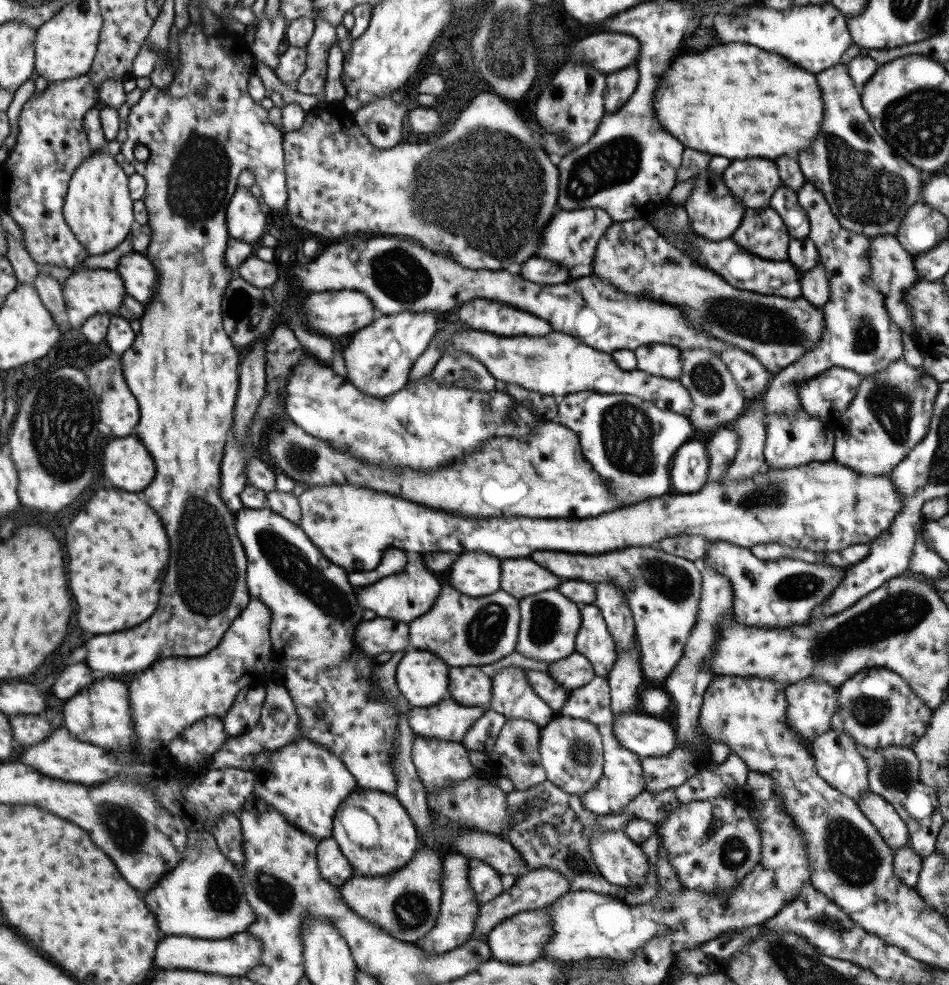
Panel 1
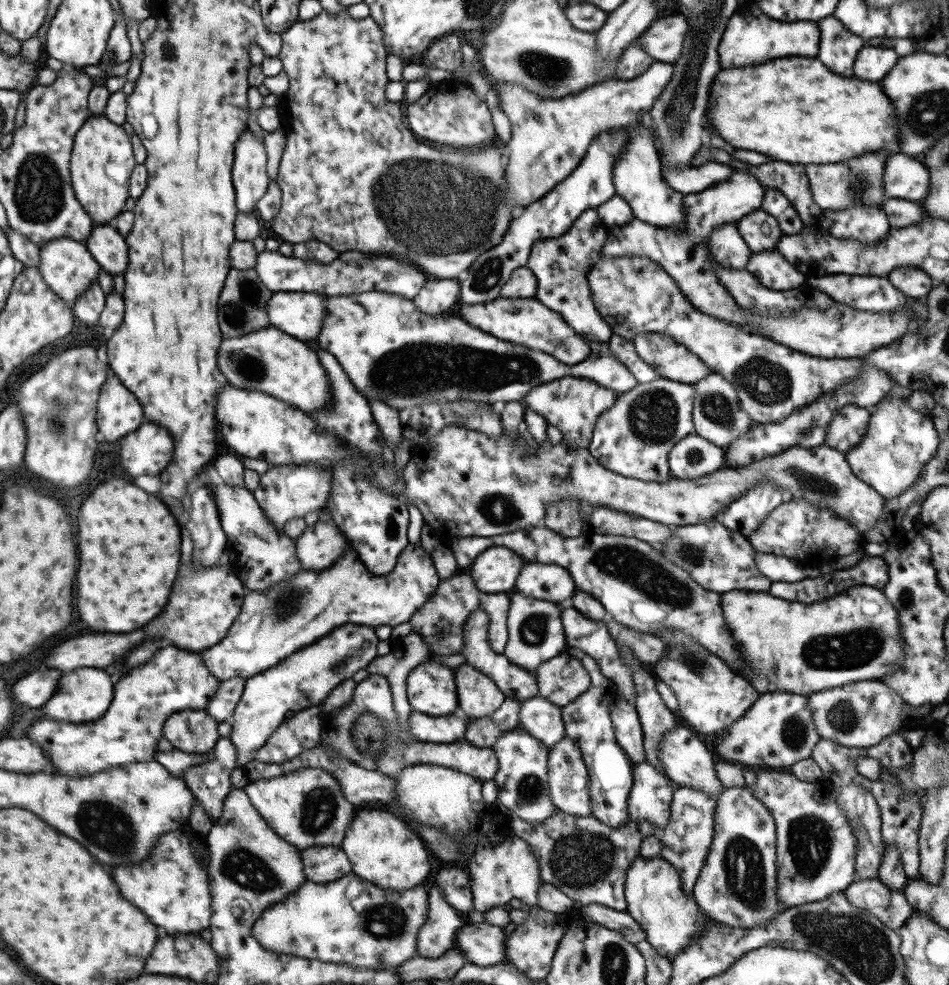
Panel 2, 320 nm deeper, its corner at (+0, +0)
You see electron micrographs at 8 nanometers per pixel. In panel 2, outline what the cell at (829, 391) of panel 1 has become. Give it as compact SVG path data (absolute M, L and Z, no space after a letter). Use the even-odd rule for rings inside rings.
M855 404L841 405L825 430L823 445L843 454L851 451L865 435L869 417L869 412L863 407Z

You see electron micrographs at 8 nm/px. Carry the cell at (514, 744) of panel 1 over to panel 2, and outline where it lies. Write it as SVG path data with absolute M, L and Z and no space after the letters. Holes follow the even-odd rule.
M523 728L503 732L491 748L498 762L492 778L497 787L497 800L512 816L528 824L543 822L555 809L548 793L548 748Z

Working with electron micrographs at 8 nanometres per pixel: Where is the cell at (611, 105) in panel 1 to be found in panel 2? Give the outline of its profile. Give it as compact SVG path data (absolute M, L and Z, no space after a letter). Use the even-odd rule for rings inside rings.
M640 38L633 39L620 54L614 78L617 80L629 80L639 76L652 62L654 58L649 56L640 45Z

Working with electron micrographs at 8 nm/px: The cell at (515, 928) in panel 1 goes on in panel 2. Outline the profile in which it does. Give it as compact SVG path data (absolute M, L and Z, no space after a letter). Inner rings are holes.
M484 921L461 926L455 936L455 946L465 955L469 963L477 966L496 965L505 957L505 935L507 929L491 926Z

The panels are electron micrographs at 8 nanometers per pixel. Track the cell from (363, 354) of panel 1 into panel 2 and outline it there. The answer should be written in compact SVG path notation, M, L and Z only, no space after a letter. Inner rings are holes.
M428 278L412 298L415 308L429 316L449 314L458 305L460 282L457 279Z

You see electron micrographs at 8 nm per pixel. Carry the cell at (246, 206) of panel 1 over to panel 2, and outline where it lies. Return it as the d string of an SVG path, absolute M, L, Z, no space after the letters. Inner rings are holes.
M243 129L234 142L230 179L233 185L236 209L239 212L255 213L257 200L266 191L268 178L265 175L265 148L263 141L256 138L249 129Z

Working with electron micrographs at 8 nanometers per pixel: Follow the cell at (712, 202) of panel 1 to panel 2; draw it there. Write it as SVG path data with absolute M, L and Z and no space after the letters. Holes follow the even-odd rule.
M734 223L722 224L711 232L708 239L710 254L714 262L733 270L745 269L749 260L749 250L741 239Z

